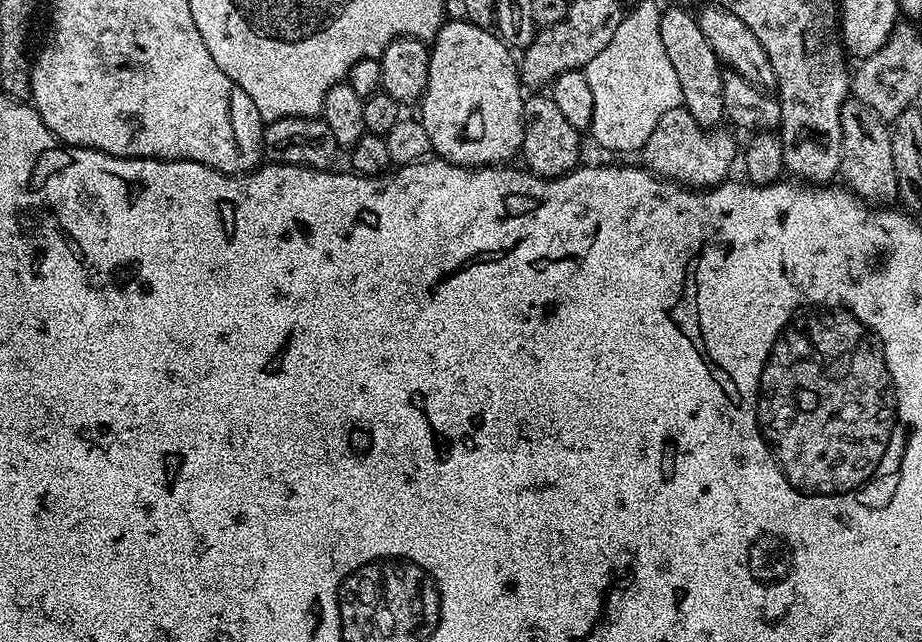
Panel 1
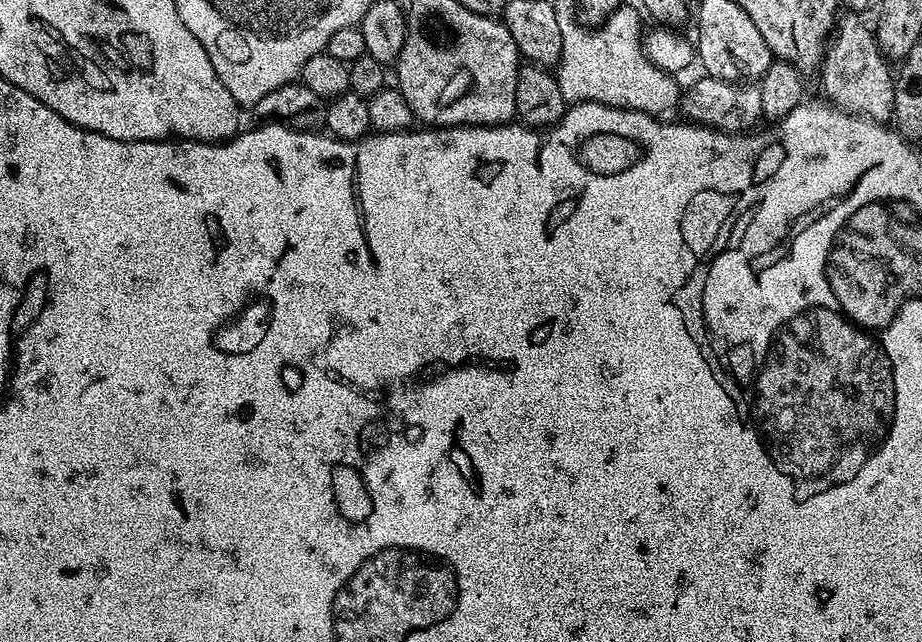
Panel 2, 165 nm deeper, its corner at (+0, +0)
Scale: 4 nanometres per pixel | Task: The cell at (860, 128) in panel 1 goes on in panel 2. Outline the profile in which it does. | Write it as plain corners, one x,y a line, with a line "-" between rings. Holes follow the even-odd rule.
848,10
837,19
828,46
824,50
824,63
818,72
820,84
829,101
851,116
864,116
868,120
888,122
894,110
893,69
881,52
875,31
863,24
857,13

